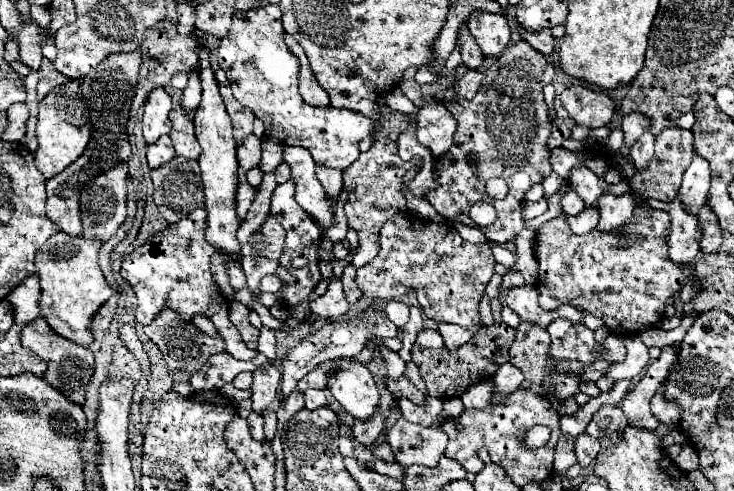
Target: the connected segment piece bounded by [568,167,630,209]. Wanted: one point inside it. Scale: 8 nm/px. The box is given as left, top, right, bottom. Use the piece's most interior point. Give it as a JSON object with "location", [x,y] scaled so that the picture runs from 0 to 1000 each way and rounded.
{"location":[801,377]}

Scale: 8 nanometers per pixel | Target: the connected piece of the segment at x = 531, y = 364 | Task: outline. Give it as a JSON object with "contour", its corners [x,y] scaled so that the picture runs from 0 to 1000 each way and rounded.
{"contour":[[[708,654],[703,690],[695,707],[695,739],[714,760],[714,772],[725,784],[736,784],[747,760],[747,699],[749,682],[741,666]]]}

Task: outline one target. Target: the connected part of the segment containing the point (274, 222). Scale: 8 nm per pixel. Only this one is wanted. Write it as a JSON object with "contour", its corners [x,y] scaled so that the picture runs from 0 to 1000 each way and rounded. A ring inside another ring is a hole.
{"contour":[[[365,434],[365,442],[357,454],[357,470],[360,470],[360,483],[368,495],[368,503],[360,511],[360,519],[371,532],[381,527],[381,519],[387,515],[387,491],[390,491],[387,462],[381,458],[381,450],[371,434]]]}

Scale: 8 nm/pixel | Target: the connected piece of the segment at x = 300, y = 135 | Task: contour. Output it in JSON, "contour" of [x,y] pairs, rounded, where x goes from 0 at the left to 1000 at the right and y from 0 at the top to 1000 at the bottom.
{"contour":[[[379,10],[343,18],[343,22],[324,22],[316,35],[316,63],[311,75],[300,84],[297,96],[297,132],[308,145],[316,189],[322,206],[330,218],[338,218],[346,226],[349,238],[360,246],[360,279],[373,283],[384,295],[409,295],[420,303],[433,336],[452,340],[452,344],[471,344],[488,324],[488,295],[499,279],[512,275],[512,251],[504,238],[496,238],[493,230],[474,226],[474,222],[458,222],[458,218],[425,218],[420,214],[409,189],[406,189],[406,153],[409,153],[409,128],[403,112],[390,96],[387,88],[387,59],[384,59],[384,22]]]}

